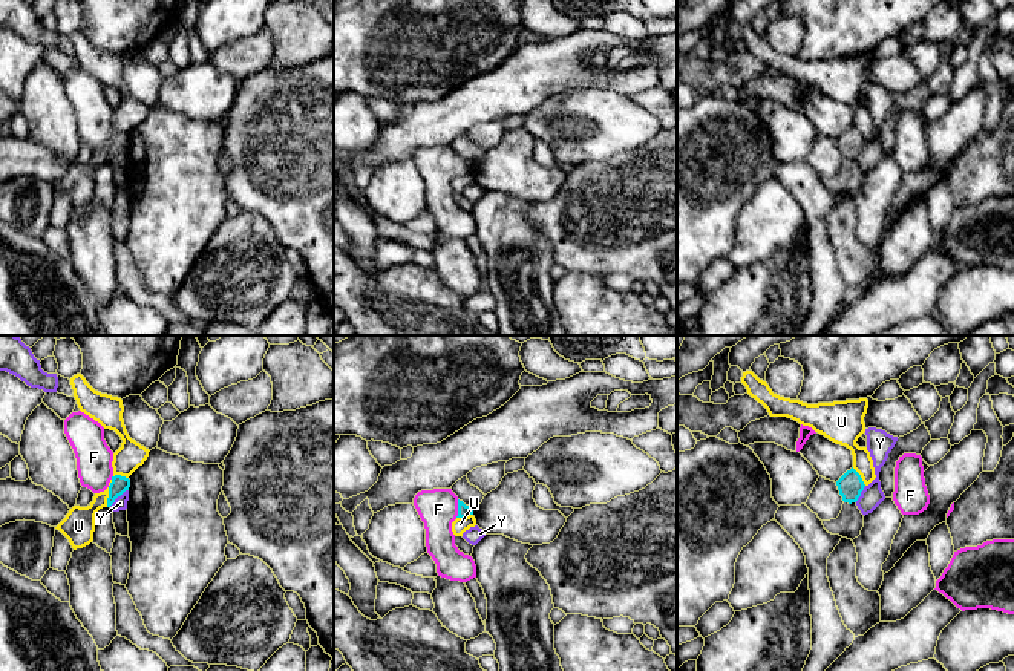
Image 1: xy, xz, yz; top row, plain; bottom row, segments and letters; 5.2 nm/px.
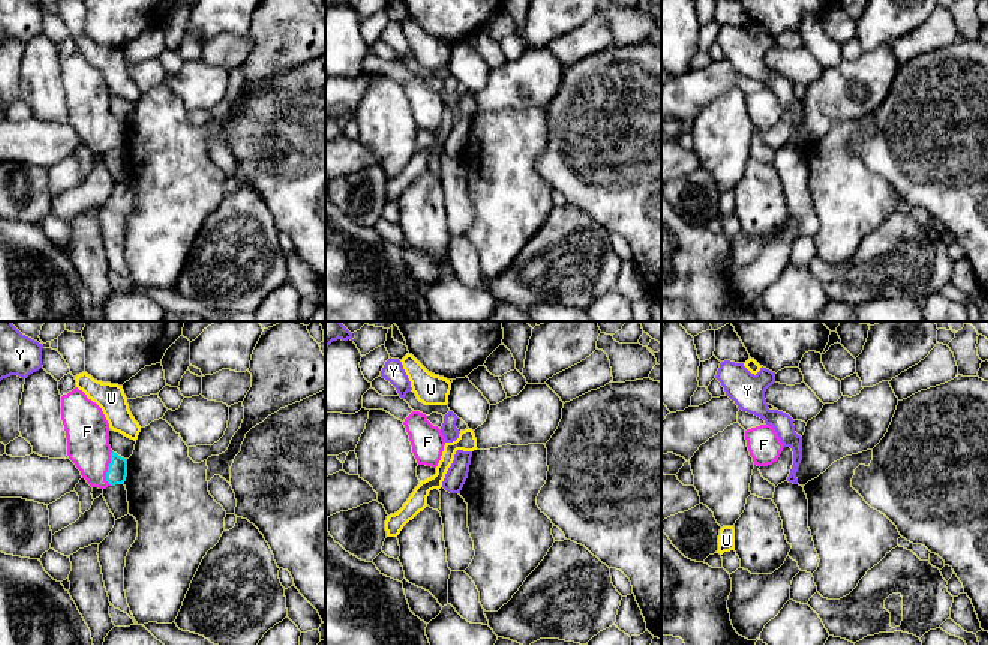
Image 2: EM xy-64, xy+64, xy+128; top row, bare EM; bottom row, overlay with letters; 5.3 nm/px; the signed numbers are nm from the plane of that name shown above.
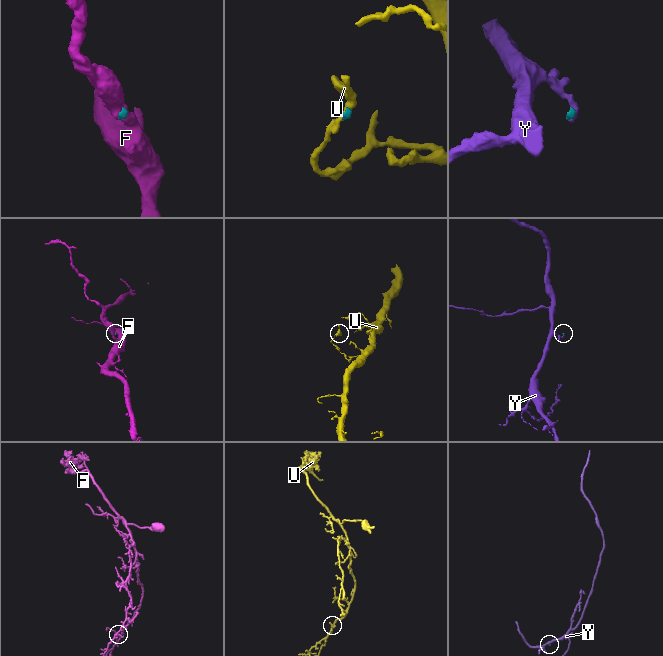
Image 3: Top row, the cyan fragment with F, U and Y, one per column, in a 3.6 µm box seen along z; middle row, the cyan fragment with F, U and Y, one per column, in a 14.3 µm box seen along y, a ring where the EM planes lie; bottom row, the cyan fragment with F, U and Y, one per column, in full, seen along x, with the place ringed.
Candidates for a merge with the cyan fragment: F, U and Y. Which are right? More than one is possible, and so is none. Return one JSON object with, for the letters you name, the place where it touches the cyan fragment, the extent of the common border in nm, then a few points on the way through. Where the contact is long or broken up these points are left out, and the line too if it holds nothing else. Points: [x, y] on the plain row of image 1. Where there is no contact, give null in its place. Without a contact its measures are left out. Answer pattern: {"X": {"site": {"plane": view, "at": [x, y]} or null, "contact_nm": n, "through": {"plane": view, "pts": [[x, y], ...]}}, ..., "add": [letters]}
{"F": {"site": {"plane": "xz", "at": [458, 166]}, "contact_nm": 100, "through": {"plane": "xz", "pts": [[464, 167], [458, 166], [438, 166]]}}, "add": ["F"]}

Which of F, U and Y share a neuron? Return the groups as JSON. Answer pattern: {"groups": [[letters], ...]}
{"groups": [["F"], ["U"], ["Y"]]}

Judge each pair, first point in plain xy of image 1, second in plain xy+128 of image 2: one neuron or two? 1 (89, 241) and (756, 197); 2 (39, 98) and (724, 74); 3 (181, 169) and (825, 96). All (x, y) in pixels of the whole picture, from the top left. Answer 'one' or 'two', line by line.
1: one
2: two
3: two

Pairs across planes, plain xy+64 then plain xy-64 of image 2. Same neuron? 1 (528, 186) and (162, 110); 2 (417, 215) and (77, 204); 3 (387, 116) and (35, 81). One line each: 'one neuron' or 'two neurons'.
1: one neuron
2: two neurons
3: one neuron

